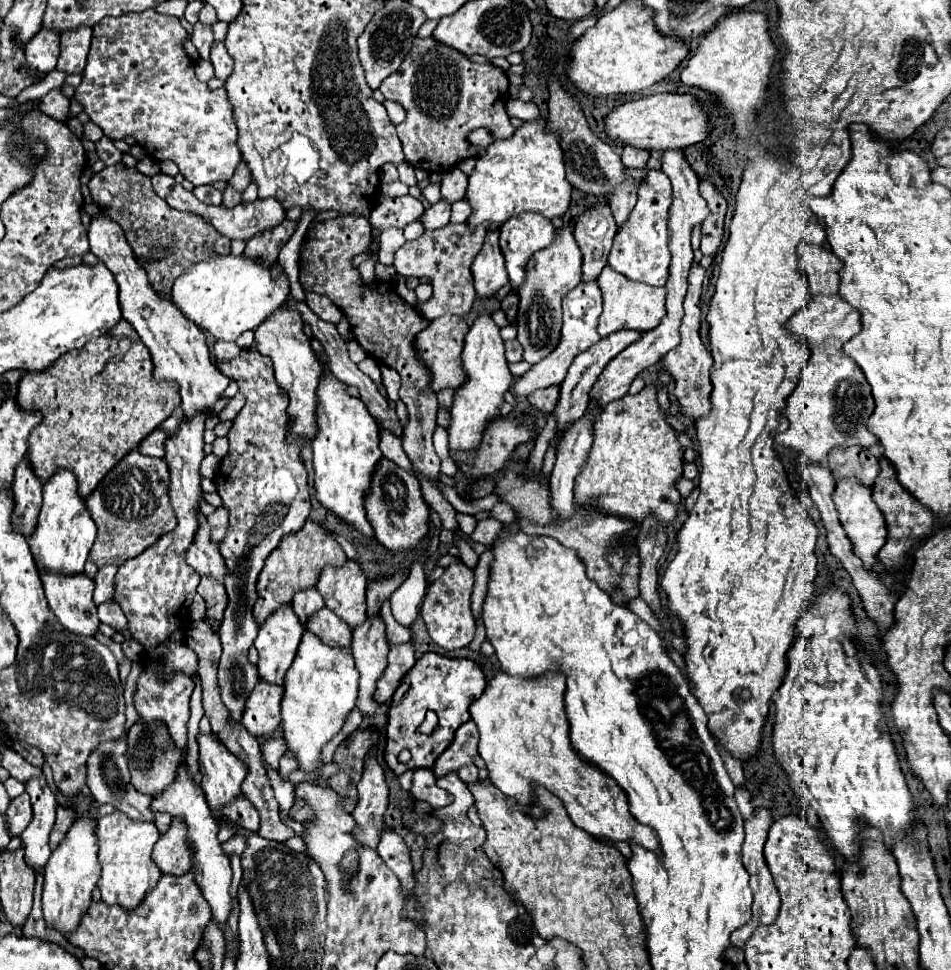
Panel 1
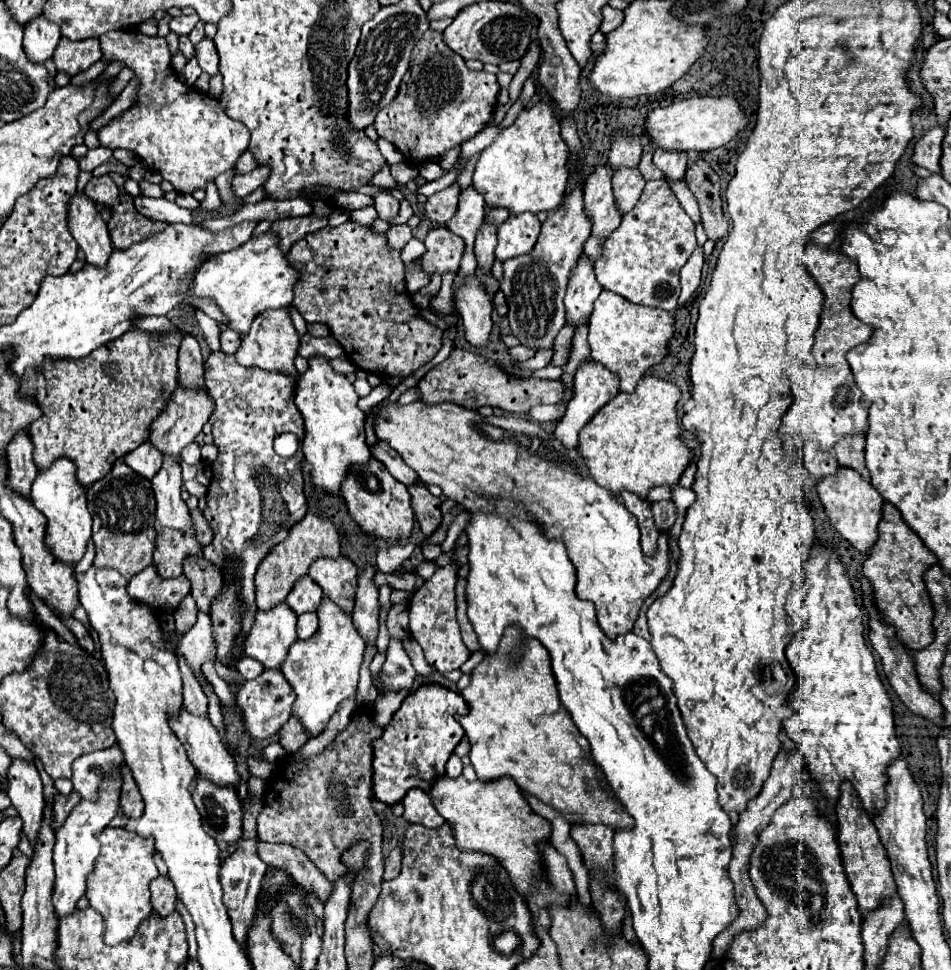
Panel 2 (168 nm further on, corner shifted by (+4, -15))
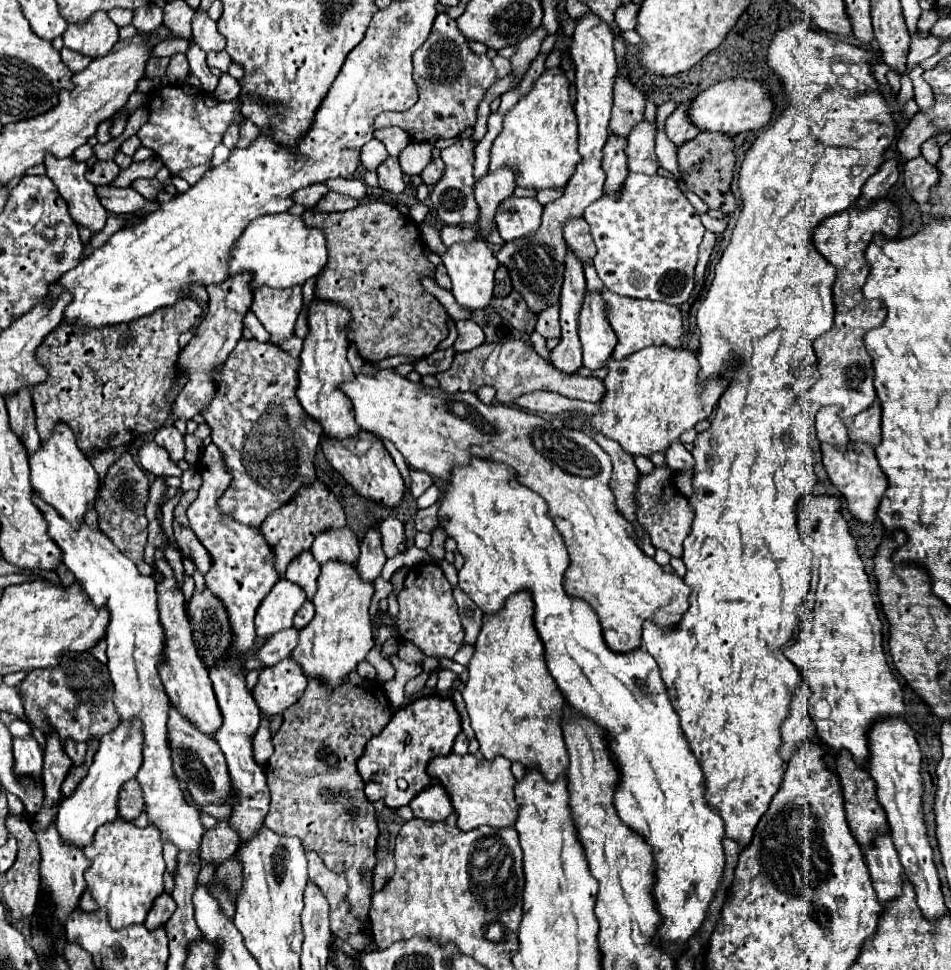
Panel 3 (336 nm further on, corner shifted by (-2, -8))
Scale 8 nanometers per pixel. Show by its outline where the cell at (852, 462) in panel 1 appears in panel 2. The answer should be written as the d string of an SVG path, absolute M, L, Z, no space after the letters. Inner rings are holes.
M864 434L848 436L848 438L840 440L834 446L834 456L836 456L840 468L852 468L852 470L860 472L860 476L864 480L870 482L870 472L864 462Z

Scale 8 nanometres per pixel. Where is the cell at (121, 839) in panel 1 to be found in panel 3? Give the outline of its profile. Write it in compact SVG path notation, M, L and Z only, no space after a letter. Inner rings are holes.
M116 819L112 823L106 823L102 827L98 827L94 841L84 849L84 855L92 861L92 867L86 871L86 883L88 883L88 891L92 893L94 901L98 903L100 909L104 909L108 913L108 921L112 929L122 929L126 925L132 923L144 923L150 907L154 905L156 897L160 897L164 893L164 871L166 871L166 863L162 857L162 839L158 829L154 829L154 825L148 825L144 829L138 829L134 823Z

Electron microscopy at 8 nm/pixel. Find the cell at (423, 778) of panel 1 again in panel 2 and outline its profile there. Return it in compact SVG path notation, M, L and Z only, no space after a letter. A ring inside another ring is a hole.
M420 788L408 790L408 794L404 796L402 804L404 804L404 818L408 822L412 822L412 824L424 824L426 828L438 828L438 826L442 826L446 822L434 810L430 794L420 790Z

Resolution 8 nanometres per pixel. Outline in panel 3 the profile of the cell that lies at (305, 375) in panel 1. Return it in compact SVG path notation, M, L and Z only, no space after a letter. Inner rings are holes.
M294 285L294 289L254 289L252 313L272 335L272 345L280 345L294 335L294 323L300 311L302 285Z

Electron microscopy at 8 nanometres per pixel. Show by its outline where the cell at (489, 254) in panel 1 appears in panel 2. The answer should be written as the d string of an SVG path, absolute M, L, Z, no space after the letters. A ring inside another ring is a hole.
M482 224L480 230L478 230L478 234L476 234L474 254L476 254L476 260L478 260L478 268L484 274L490 274L492 272L494 248L496 248L496 226Z

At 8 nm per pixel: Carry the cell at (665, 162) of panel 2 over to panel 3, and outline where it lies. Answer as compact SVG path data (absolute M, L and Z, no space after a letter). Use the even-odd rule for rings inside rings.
M690 101L678 105L678 109L666 119L666 127L664 127L666 135L676 145L682 145L694 139L700 131L700 129L694 129L694 125L690 125L690 117L686 117L686 109L690 109Z

